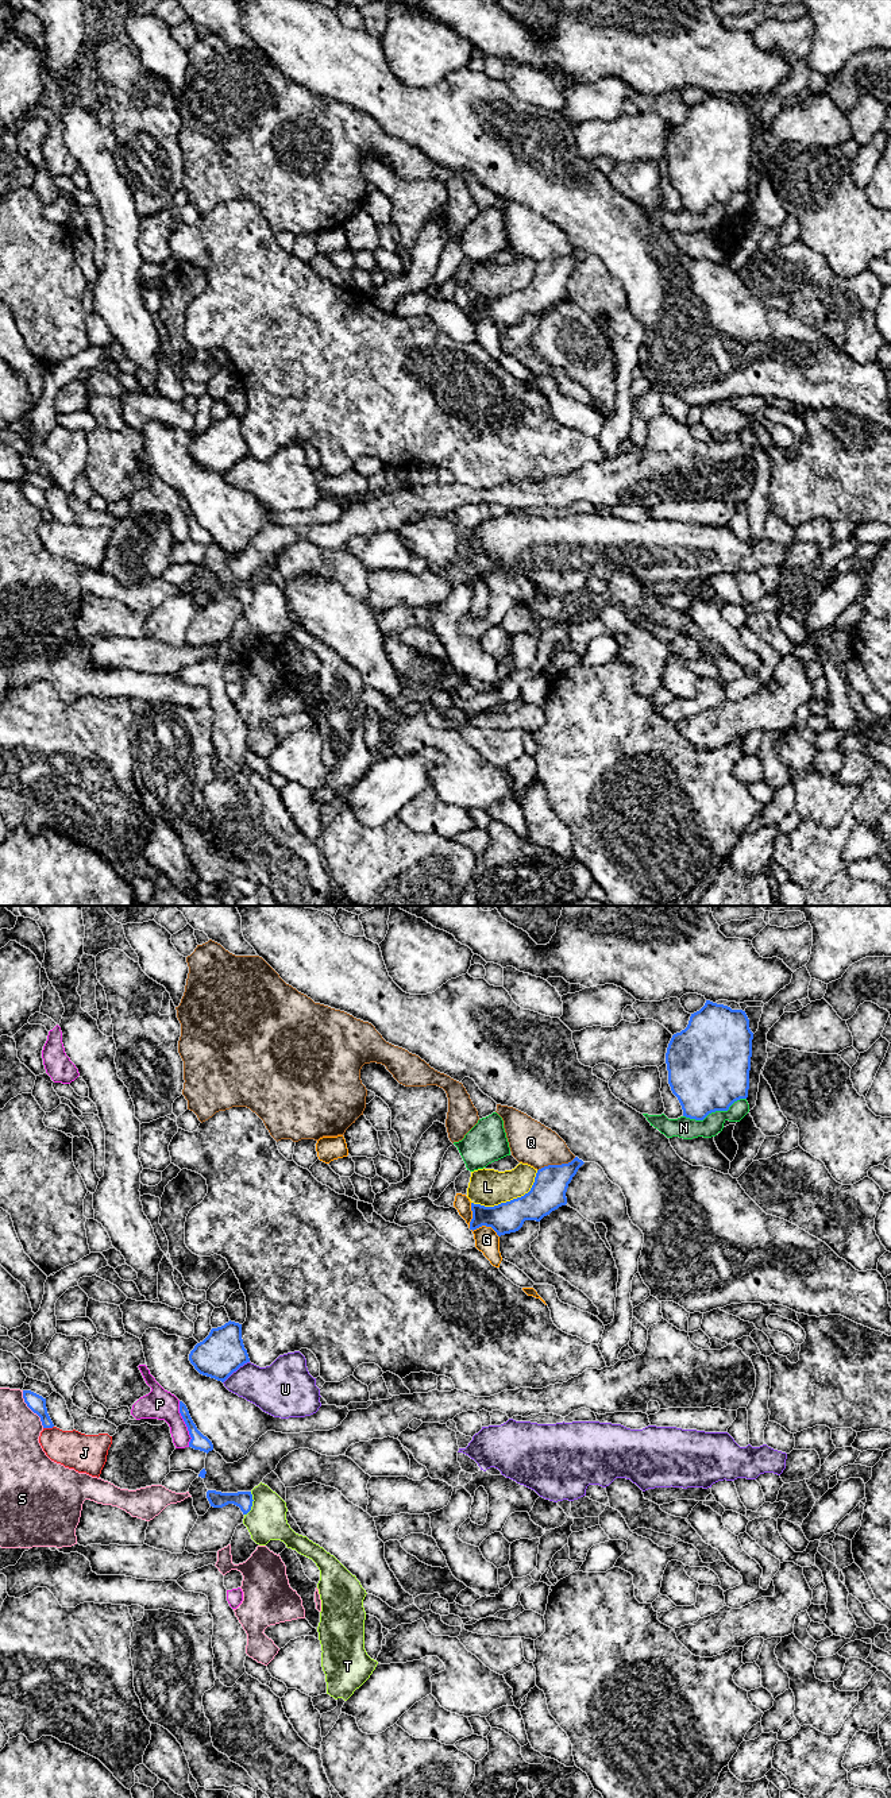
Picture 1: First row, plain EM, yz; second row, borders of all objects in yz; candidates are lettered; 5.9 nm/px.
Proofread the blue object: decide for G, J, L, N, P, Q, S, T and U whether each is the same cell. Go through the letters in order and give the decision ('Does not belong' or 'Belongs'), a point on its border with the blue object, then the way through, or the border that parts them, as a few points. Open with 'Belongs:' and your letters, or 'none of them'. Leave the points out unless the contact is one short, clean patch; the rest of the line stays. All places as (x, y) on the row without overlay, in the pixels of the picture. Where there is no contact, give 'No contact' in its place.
Belongs: none of them
G: Does not belong. Touches blue at yz (473, 323)
J: Does not belong. Touches blue at yz (47, 520)
L: Does not belong. Touches blue at yz (510, 293)
N: Does not belong. Touches blue at yz (714, 204)
P: Does not belong. Touches blue at yz (185, 516)
Q: Does not belong. Touches blue at yz (556, 258). Boundary: yz (575, 250), (567, 255), (544, 258), (537, 263)
S: Does not belong. Touches blue at yz (31, 502)
T: Does not belong. Touches blue at yz (251, 597). Boundary: yz (251, 585), (251, 601), (245, 608)
U: Does not belong. Touches blue at yz (235, 463)

